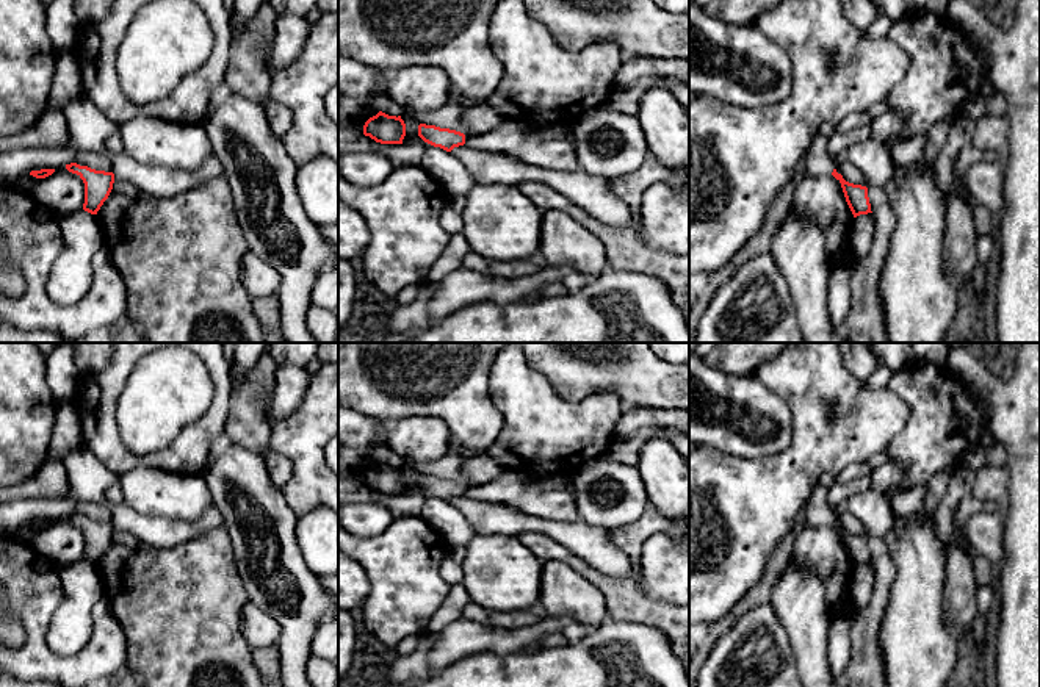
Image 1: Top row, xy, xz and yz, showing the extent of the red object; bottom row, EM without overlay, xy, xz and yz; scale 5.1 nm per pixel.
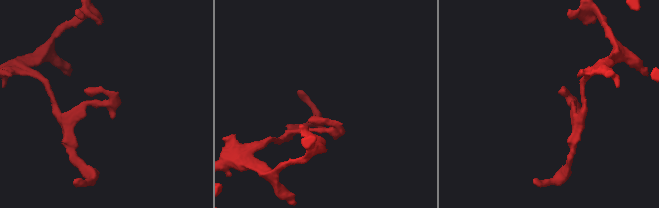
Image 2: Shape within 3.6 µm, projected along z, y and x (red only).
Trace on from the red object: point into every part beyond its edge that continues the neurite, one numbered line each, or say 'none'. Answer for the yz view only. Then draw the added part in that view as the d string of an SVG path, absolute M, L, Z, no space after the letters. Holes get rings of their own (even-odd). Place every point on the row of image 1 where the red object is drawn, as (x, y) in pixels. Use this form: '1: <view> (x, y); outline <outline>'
none

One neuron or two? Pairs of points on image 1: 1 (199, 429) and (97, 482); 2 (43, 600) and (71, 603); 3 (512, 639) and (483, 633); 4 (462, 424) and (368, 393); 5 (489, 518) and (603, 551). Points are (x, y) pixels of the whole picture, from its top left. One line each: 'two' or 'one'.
1: two
2: two
3: one
4: one
5: one

